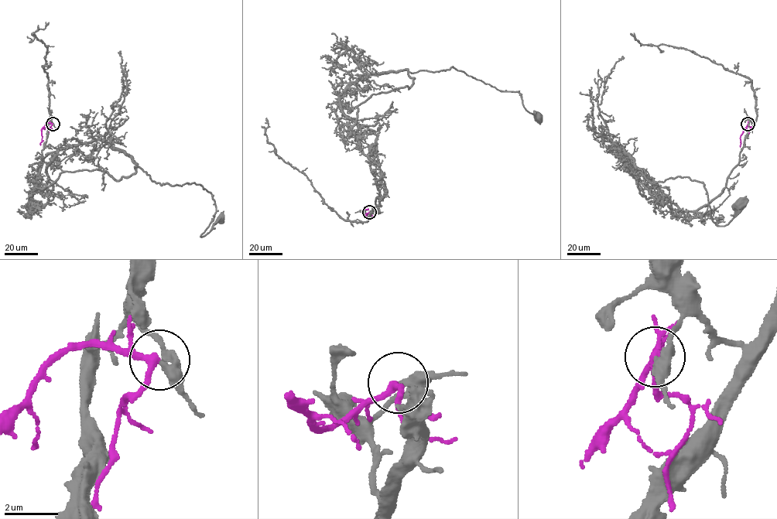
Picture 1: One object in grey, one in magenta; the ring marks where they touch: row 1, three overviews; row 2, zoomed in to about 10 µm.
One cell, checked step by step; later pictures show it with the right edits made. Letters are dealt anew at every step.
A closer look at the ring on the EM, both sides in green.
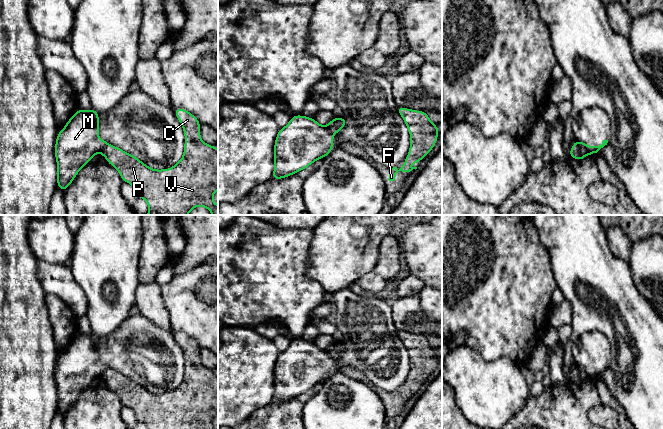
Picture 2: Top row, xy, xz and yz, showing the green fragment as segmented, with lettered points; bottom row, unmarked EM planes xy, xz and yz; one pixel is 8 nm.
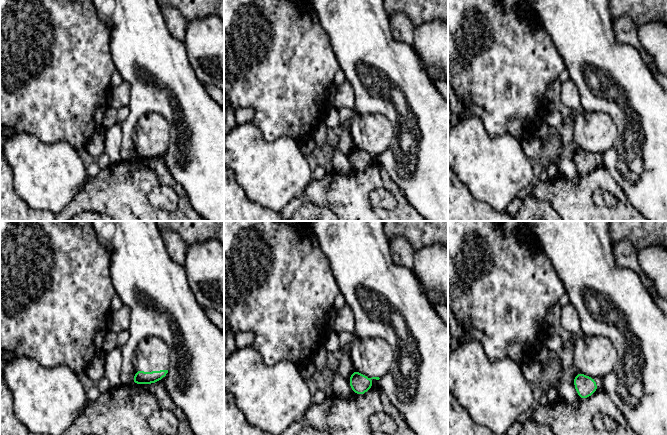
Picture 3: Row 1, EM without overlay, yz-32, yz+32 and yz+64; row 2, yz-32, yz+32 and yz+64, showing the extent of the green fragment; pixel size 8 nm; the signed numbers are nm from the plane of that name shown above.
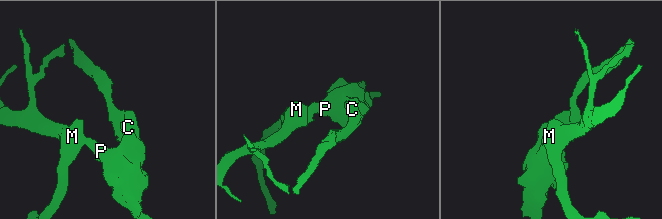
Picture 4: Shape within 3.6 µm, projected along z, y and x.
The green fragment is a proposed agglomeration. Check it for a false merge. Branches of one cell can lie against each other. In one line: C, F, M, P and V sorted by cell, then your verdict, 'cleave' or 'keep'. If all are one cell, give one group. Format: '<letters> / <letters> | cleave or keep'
C F P V / M | cleave

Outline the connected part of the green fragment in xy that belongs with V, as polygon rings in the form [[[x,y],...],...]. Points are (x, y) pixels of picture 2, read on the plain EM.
[[[183,332],[174,333],[174,338],[182,349],[185,367],[182,382],[171,393],[150,392],[134,379],[111,368],[101,377],[119,396],[122,405],[131,408],[137,420],[148,429],[216,429],[213,419],[218,414],[218,372],[201,363],[201,347],[195,339]]]

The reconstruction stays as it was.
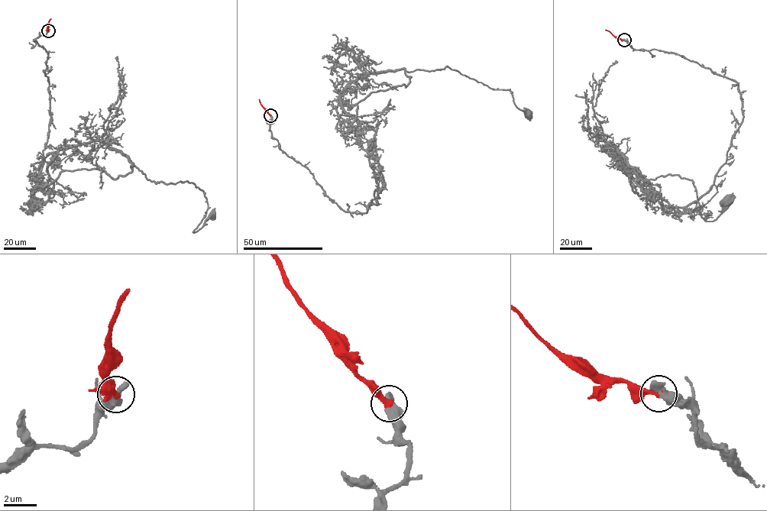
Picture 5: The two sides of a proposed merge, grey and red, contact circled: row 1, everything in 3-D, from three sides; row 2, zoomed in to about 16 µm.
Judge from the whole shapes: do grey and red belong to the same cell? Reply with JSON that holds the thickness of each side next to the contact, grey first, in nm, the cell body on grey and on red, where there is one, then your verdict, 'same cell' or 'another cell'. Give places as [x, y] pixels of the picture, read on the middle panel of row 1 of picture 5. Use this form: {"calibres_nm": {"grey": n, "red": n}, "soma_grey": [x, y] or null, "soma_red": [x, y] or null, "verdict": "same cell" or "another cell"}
{"calibres_nm": {"grey": 650, "red": 360}, "soma_grey": [529, 114], "soma_red": null, "verdict": "same cell"}

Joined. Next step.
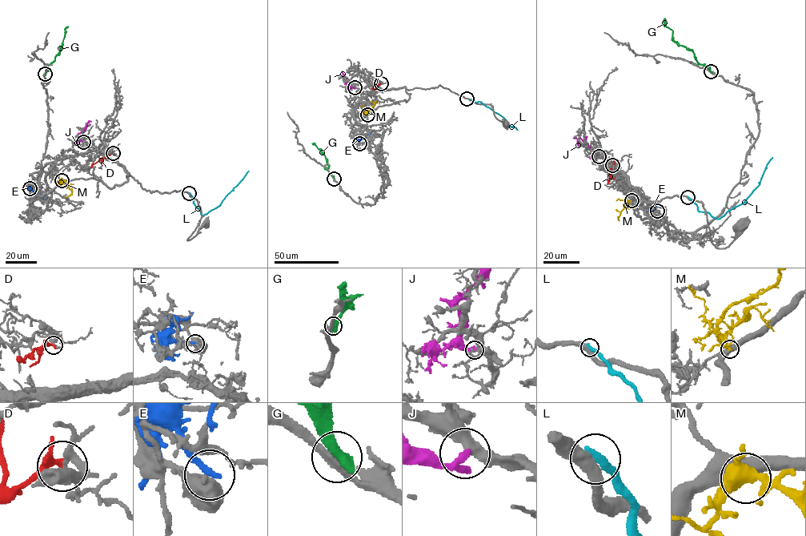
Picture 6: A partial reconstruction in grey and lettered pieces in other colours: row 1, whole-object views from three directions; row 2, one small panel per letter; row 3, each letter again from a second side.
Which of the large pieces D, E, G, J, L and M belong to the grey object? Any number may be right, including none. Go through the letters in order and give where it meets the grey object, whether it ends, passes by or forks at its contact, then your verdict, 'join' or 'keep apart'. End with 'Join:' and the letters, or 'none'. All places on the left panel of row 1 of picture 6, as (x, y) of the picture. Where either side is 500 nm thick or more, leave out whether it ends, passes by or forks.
D: contact (113, 153); it forks; keep apart
E: contact (30, 188); it ends; keep apart
G: contact (45, 74); keep apart
J: contact (83, 142); it ends; keep apart
L: contact (189, 193); it ends; keep apart
M: contact (62, 180); keep apart
Join: none

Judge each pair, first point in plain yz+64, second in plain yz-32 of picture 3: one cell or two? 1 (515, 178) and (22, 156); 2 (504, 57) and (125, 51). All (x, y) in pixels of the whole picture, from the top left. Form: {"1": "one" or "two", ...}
{"1": "one", "2": "two"}

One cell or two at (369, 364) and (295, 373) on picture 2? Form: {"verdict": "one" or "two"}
{"verdict": "one"}

